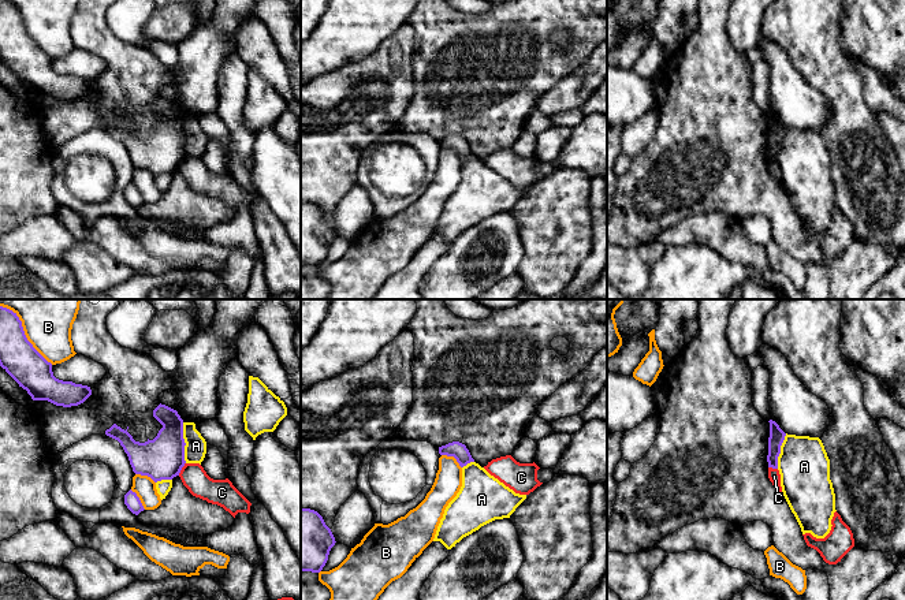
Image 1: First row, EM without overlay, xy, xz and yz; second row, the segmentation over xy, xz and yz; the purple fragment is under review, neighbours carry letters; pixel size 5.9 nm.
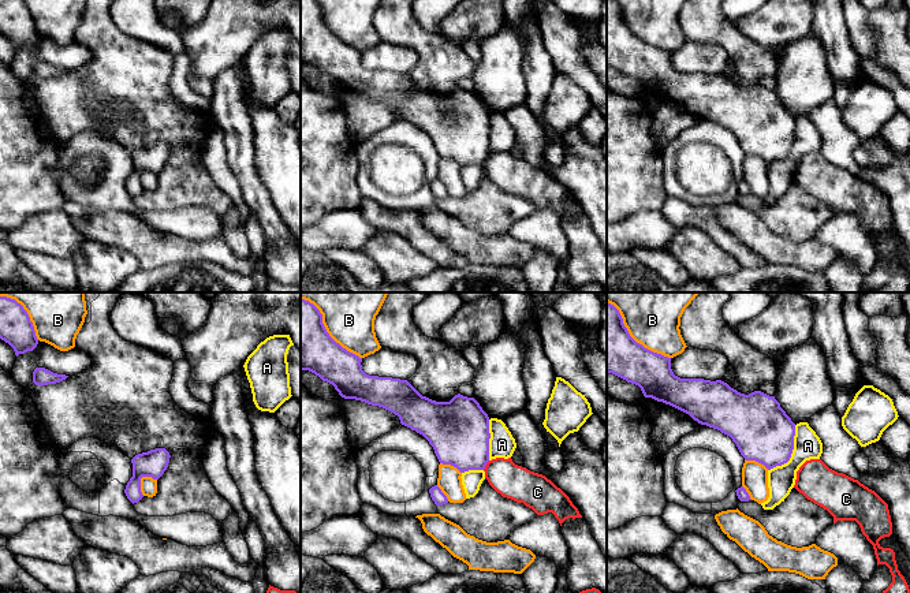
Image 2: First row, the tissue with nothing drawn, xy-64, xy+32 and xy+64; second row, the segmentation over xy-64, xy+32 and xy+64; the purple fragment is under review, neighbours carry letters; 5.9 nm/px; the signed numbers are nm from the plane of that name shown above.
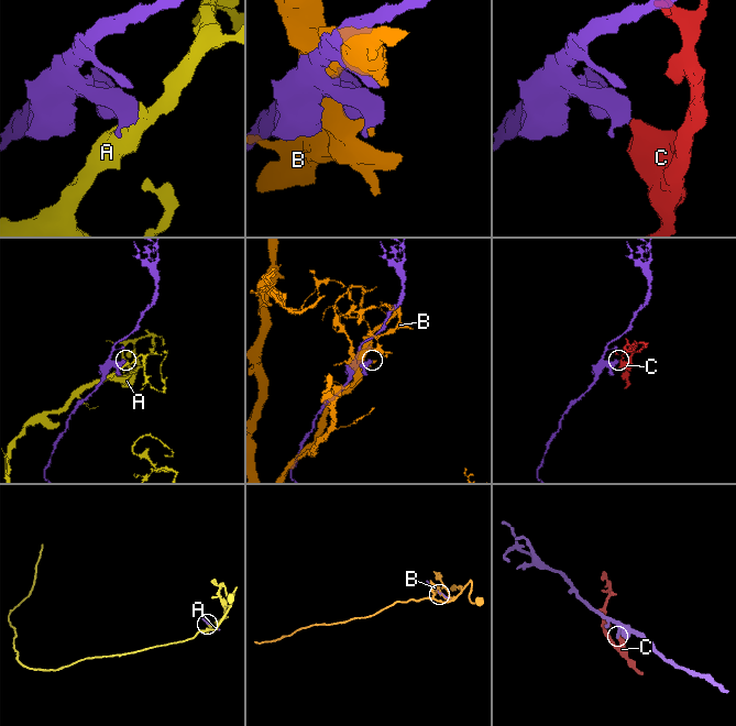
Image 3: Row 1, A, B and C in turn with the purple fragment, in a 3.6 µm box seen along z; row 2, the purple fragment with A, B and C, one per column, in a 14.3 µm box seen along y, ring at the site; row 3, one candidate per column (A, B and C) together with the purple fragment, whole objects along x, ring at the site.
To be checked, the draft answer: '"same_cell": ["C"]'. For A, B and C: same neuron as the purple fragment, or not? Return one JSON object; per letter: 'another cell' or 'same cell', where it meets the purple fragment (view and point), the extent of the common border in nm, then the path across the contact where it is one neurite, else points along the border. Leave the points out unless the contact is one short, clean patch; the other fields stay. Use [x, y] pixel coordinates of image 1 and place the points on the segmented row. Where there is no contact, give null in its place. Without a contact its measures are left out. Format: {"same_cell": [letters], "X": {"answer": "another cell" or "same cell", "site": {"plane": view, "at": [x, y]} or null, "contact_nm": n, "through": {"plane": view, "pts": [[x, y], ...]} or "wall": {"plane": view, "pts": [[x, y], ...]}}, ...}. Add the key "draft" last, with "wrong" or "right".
{"same_cell": [], "A": {"answer": "another cell", "site": {"plane": "xy", "at": [185, 443]}, "contact_nm": 240, "wall": {"plane": "xy", "pts": [[182, 423], [186, 462]]}}, "B": {"answer": "another cell", "site": {"plane": "xy", "at": [23, 332]}, "contact_nm": 460}, "C": {"answer": "another cell", "site": {"plane": "xy", "at": [181, 469]}, "contact_nm": 90, "wall": {"plane": "xy", "pts": [[185, 462], [178, 474]]}}, "draft": "wrong"}

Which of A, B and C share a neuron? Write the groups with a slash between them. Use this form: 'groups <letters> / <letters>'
groups A / B / C

